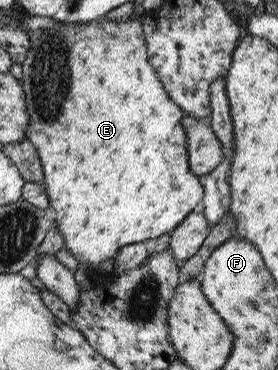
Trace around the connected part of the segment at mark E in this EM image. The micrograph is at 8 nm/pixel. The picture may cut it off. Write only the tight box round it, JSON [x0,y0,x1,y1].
[20,18,203,271]

